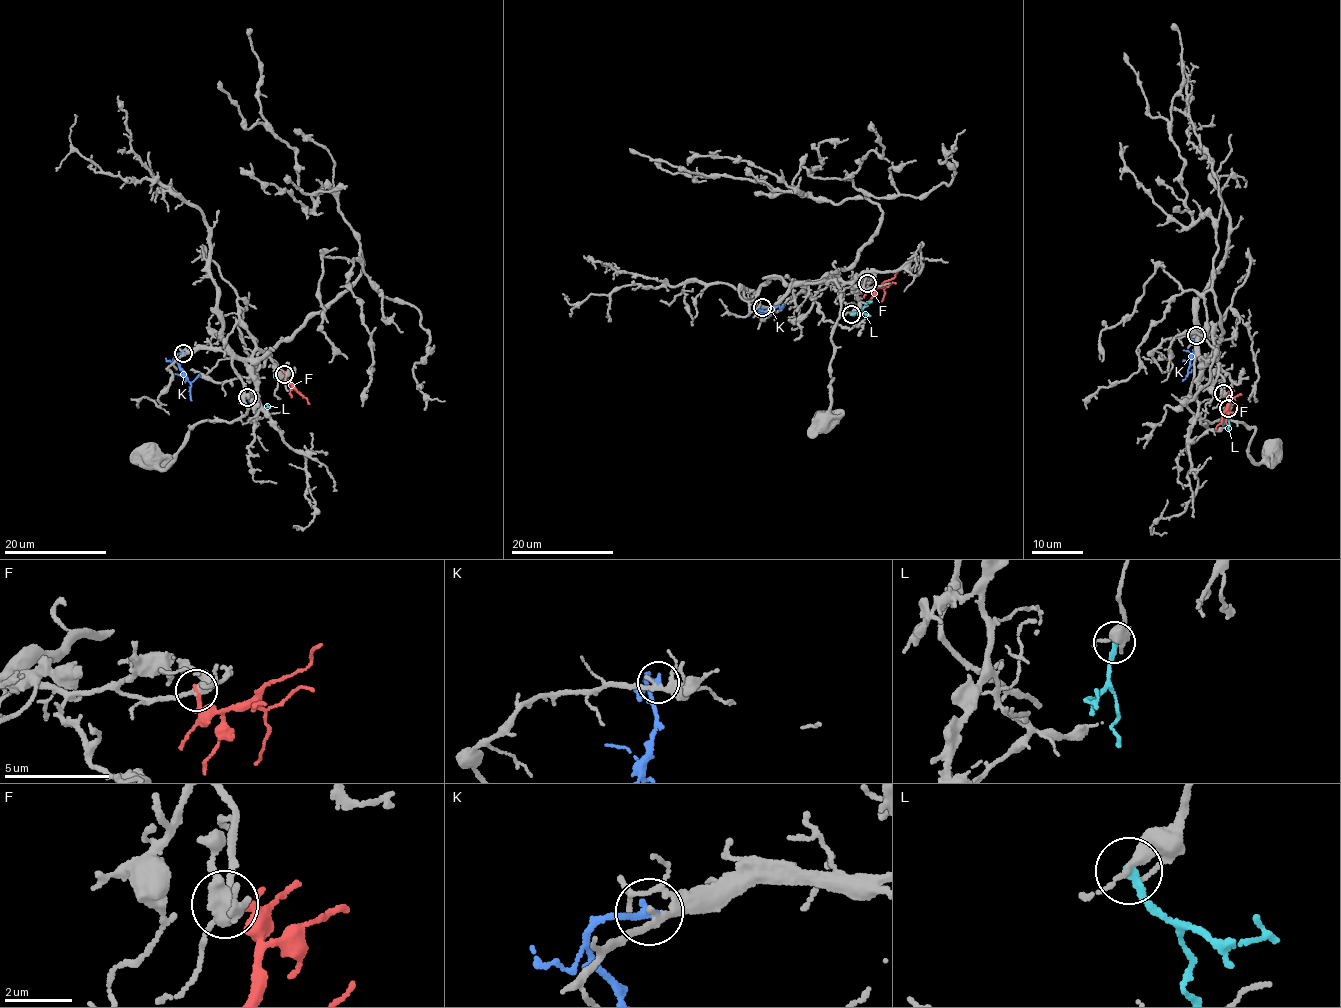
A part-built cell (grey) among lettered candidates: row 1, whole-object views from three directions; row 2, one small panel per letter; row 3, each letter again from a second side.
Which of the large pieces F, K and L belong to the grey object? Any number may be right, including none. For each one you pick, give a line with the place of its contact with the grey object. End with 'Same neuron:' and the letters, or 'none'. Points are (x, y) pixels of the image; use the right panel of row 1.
K: (1196, 335)
Same neuron: K

